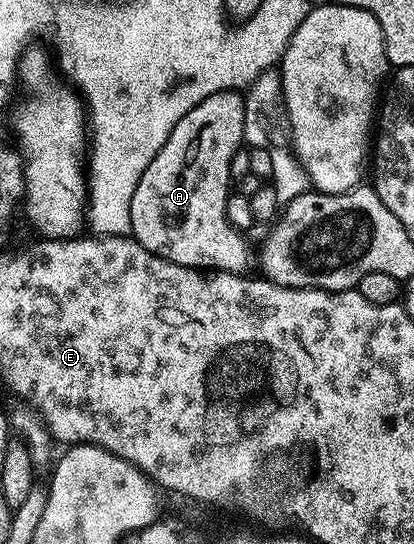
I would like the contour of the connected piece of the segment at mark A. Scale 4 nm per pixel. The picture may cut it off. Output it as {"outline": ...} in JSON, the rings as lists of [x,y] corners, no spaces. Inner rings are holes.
{"outline":[[[219,91],[210,97],[206,97],[198,105],[194,105],[194,109],[190,109],[190,113],[186,113],[186,117],[182,117],[182,121],[178,121],[178,125],[174,125],[166,145],[162,145],[162,149],[154,157],[154,161],[150,161],[150,165],[146,165],[146,173],[142,173],[142,181],[138,181],[138,189],[134,189],[134,201],[130,201],[130,225],[132,226],[131,238],[143,245],[150,254],[161,255],[163,259],[168,259],[170,262],[183,267],[211,269],[215,272],[231,271],[233,273],[240,273],[245,270],[243,267],[248,263],[248,247],[244,244],[245,236],[229,223],[225,215],[230,194],[230,188],[228,188],[228,183],[230,184],[228,174],[230,161],[234,157],[234,153],[241,150],[244,143],[243,105],[244,96],[240,91]]]}

